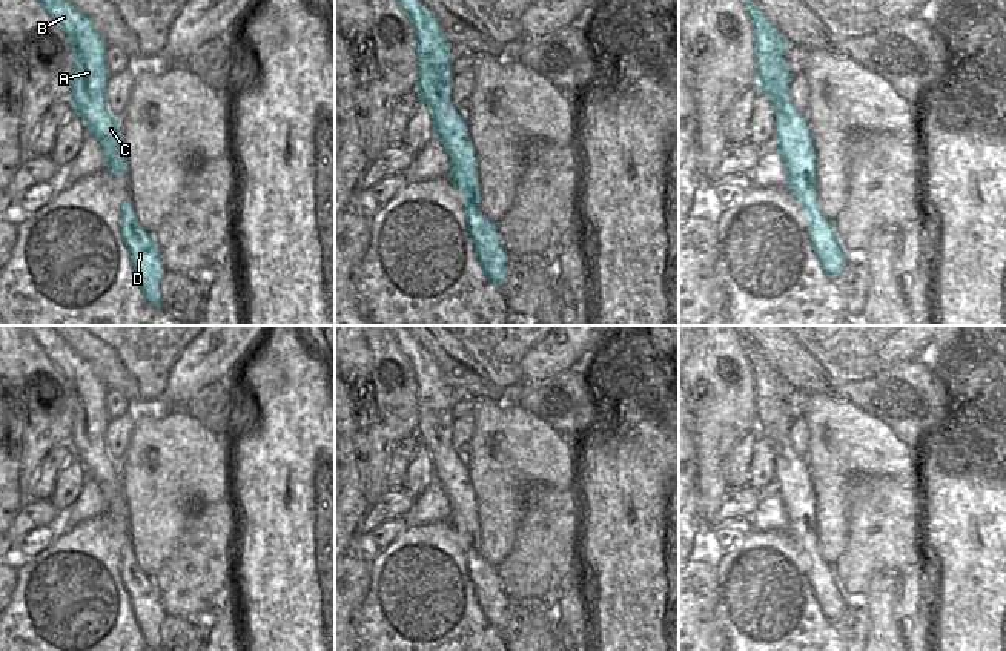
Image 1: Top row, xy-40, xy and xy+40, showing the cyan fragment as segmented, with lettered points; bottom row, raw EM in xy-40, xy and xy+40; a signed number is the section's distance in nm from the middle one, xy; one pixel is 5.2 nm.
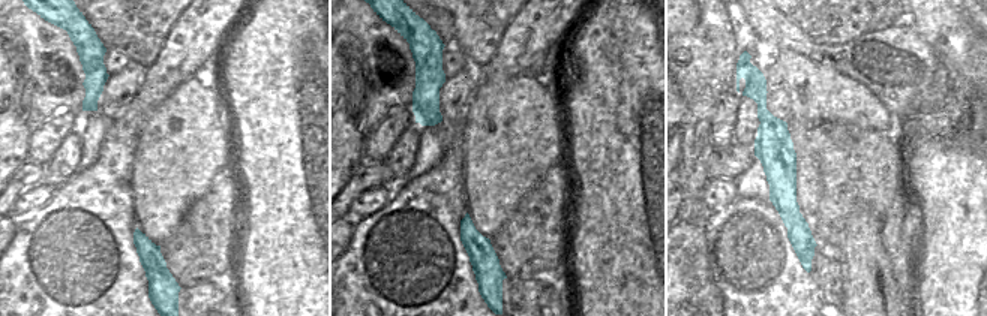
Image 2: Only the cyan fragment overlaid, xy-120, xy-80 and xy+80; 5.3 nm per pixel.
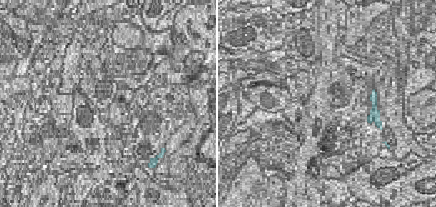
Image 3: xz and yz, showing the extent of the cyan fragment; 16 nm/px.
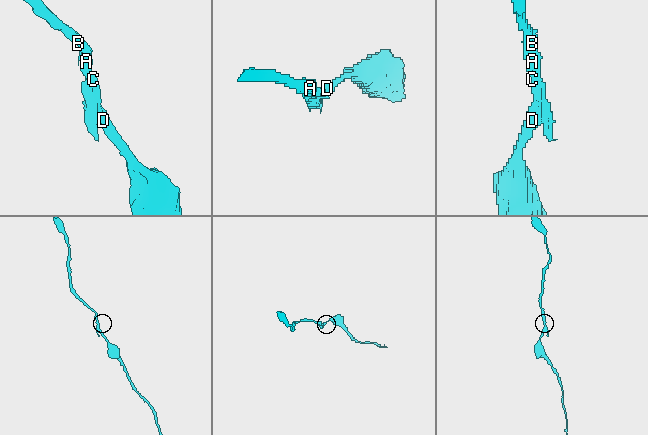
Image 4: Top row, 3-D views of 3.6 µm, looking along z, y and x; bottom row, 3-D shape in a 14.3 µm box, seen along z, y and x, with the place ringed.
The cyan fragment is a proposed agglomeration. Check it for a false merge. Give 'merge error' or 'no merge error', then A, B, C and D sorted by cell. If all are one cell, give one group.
no merge error; groups A B C D

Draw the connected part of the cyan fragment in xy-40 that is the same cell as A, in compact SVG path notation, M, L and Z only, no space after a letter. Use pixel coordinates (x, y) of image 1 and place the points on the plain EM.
M26 326L48 359L66 376L72 392L75 419L69 447L84 465L88 476L106 499L106 513L127 519L121 484L121 464L106 453L106 385L91 364L80 356L51 326Z

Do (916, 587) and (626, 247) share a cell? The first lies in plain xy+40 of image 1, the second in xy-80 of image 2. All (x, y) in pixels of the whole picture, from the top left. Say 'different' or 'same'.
different

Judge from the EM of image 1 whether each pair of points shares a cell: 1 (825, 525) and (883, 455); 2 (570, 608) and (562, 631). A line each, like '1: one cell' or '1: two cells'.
1: one cell
2: one cell

